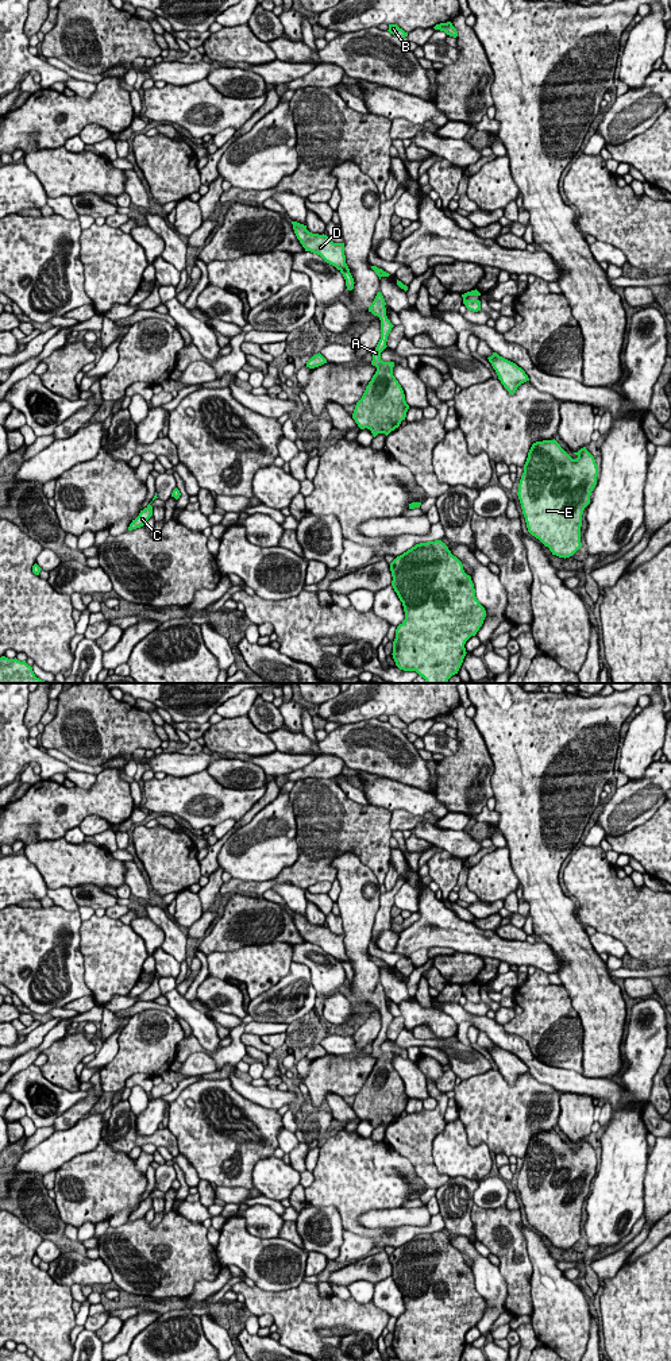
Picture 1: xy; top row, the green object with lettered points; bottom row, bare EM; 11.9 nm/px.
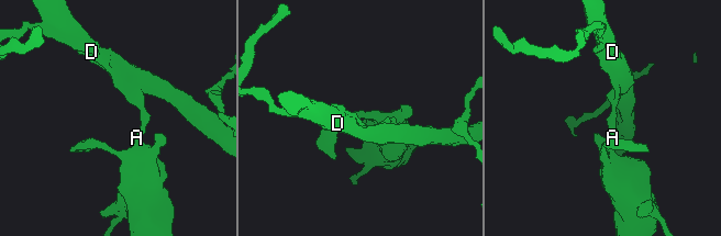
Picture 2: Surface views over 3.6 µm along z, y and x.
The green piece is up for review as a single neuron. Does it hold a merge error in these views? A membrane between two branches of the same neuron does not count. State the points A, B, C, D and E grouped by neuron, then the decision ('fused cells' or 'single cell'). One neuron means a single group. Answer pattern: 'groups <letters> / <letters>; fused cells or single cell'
groups A B C D E; single cell

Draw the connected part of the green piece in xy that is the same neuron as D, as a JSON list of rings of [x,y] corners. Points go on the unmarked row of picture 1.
[[[292,913],[294,925],[305,942],[320,946],[327,955],[335,957],[344,968],[347,982],[354,980],[354,969],[346,955],[344,934],[333,934],[327,926],[312,925],[306,917]]]

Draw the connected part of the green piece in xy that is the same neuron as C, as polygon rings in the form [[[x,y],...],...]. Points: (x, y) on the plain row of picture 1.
[[[149,1195],[143,1202],[140,1202],[139,1207],[135,1211],[132,1211],[132,1214],[128,1218],[128,1222],[143,1218],[151,1207],[153,1198]]]

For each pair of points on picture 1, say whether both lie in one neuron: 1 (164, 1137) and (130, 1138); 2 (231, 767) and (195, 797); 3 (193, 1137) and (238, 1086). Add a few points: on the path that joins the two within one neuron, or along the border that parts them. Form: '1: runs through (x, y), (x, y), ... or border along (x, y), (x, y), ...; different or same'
1: runs through (155, 1138), (138, 1138); same
2: border along (205, 770), (222, 785), (245, 790); different
3: border along (227, 1079), (235, 1091), (261, 1106); different

